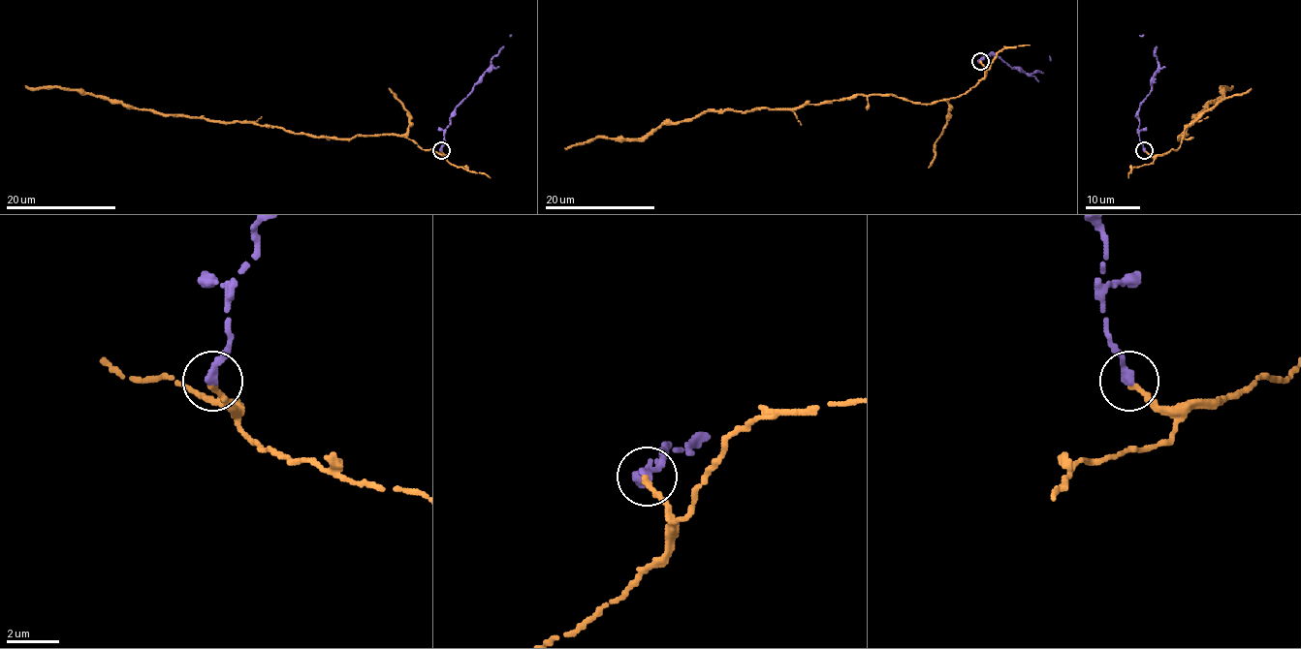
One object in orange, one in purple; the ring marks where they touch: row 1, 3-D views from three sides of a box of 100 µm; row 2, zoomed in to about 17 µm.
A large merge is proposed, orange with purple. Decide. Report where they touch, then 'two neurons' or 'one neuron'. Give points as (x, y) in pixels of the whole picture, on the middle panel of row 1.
(980, 61) | one neuron

